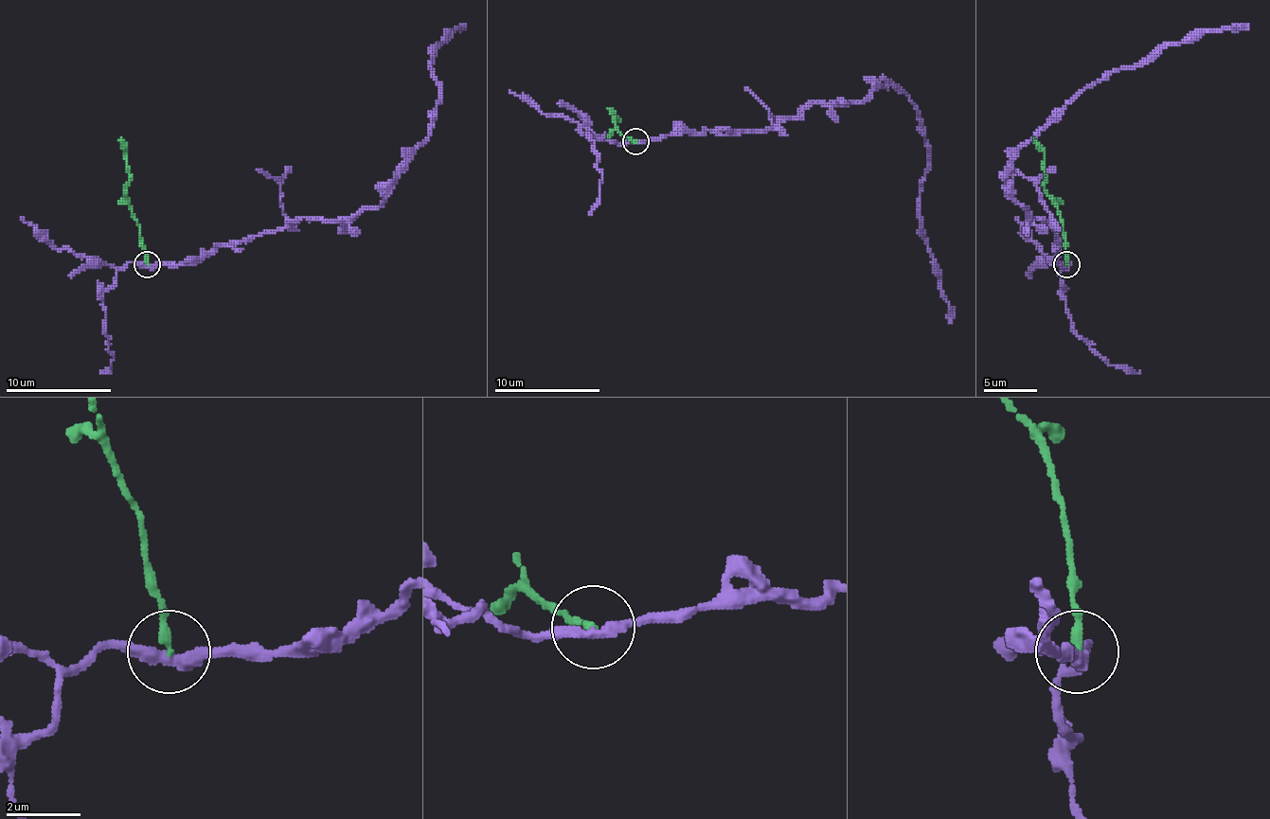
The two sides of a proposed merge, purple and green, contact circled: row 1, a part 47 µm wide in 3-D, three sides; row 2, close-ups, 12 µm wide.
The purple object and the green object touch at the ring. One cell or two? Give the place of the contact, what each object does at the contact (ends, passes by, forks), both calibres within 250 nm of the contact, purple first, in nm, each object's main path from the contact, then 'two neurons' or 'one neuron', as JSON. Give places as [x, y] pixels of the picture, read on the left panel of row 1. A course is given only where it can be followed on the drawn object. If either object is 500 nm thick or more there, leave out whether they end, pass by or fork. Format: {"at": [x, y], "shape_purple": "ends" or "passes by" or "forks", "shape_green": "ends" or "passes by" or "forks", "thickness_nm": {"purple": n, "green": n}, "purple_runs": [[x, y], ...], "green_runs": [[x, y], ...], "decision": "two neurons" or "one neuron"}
{"at": [147, 264], "shape_purple": "passes by", "shape_green": "ends", "thickness_nm": {"purple": 320, "green": 240}, "purple_runs": [[148, 264], [204, 259], [304, 217], [351, 220], [375, 209], [428, 134], [438, 93], [431, 53], [462, 24]], "green_runs": [[148, 264], [137, 220], [127, 193], [127, 148], [121, 137]], "decision": "two neurons"}

